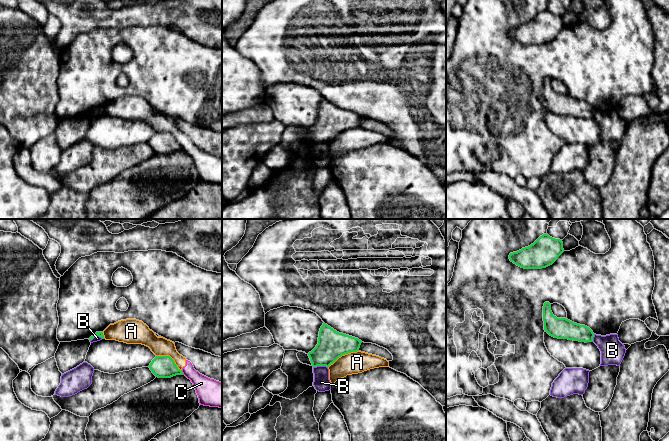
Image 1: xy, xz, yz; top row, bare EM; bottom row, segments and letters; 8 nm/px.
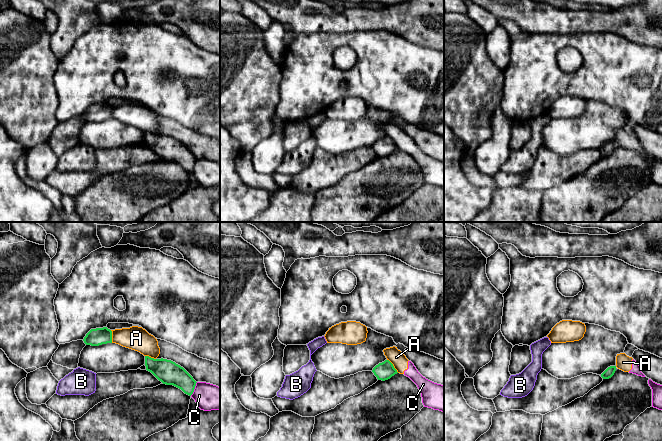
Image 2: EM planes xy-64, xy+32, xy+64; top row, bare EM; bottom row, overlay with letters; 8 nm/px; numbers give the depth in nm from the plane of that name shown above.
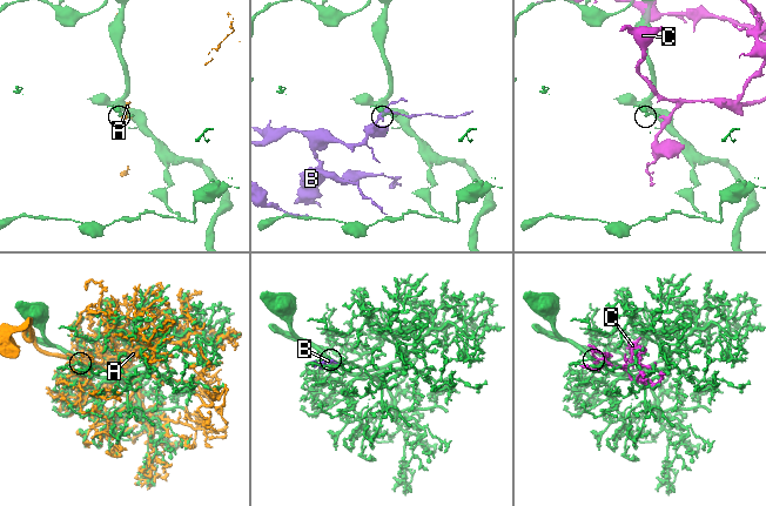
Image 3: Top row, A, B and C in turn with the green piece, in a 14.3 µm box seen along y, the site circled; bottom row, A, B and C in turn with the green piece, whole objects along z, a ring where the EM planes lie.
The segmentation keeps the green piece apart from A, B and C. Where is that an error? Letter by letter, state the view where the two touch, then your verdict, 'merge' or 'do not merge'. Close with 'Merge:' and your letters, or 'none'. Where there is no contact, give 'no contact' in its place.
A: contact in xz; do not merge
B: contact in xz; do not merge
C: contact in xy; do not merge
Merge: none

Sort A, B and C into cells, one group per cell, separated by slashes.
A C / B

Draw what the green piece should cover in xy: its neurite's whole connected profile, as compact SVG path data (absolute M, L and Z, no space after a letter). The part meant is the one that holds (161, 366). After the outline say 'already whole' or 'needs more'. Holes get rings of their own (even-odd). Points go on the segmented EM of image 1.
M156 356L148 367L158 378L171 378L176 375L184 375L170 356Z | already whole

